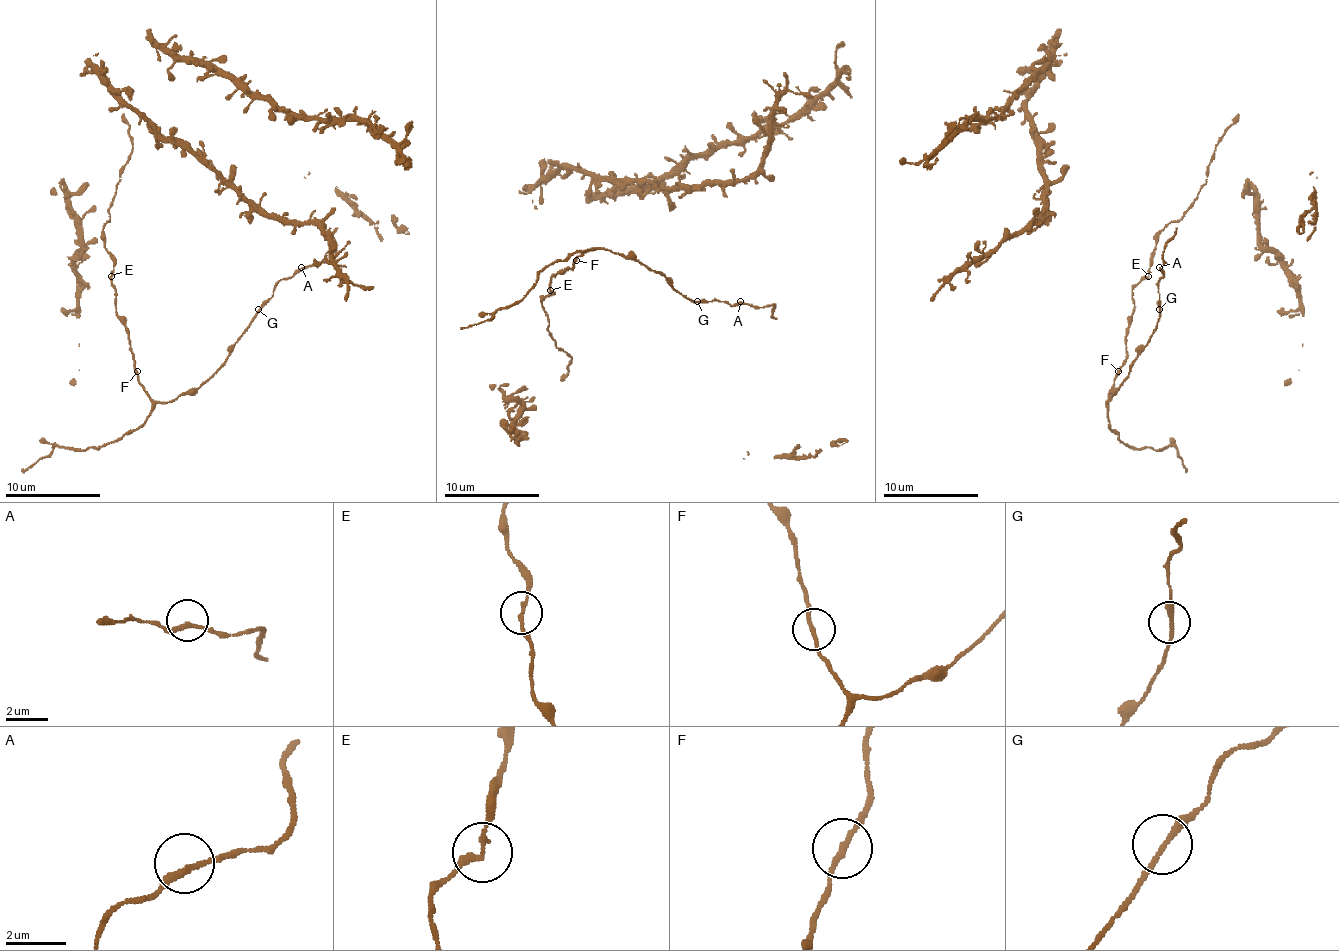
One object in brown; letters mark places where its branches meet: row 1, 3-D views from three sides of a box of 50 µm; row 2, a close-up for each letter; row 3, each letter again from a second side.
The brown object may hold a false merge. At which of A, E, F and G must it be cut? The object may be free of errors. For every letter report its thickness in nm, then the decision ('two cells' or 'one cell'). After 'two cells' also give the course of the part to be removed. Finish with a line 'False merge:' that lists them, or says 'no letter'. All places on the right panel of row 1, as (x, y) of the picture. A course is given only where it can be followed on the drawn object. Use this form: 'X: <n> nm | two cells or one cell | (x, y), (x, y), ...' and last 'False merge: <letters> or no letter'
A: 200 nm | one cell
E: 180 nm | one cell
F: 180 nm | one cell
G: 190 nm | one cell
False merge: no letter

